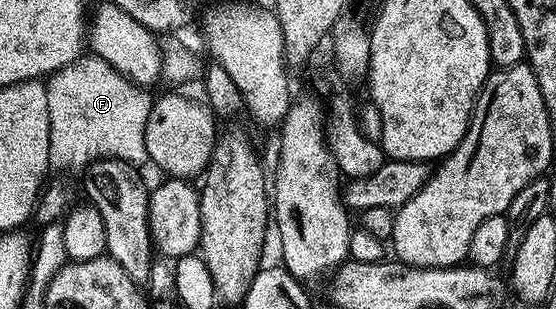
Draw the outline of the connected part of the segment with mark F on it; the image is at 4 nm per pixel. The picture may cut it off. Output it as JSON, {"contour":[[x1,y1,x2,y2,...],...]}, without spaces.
{"contour":[[88,55,81,58,78,62,58,70,57,73,51,74,47,80,47,91,49,109,49,159,53,168,64,167,72,169,80,167,80,169,84,169,99,160,119,160,127,161,133,165,141,165,140,163,146,163,149,160,145,147,145,129,153,106,153,98,149,97,147,90,144,90,141,86,134,85,128,78,116,71,115,68,112,68,104,57]]}

